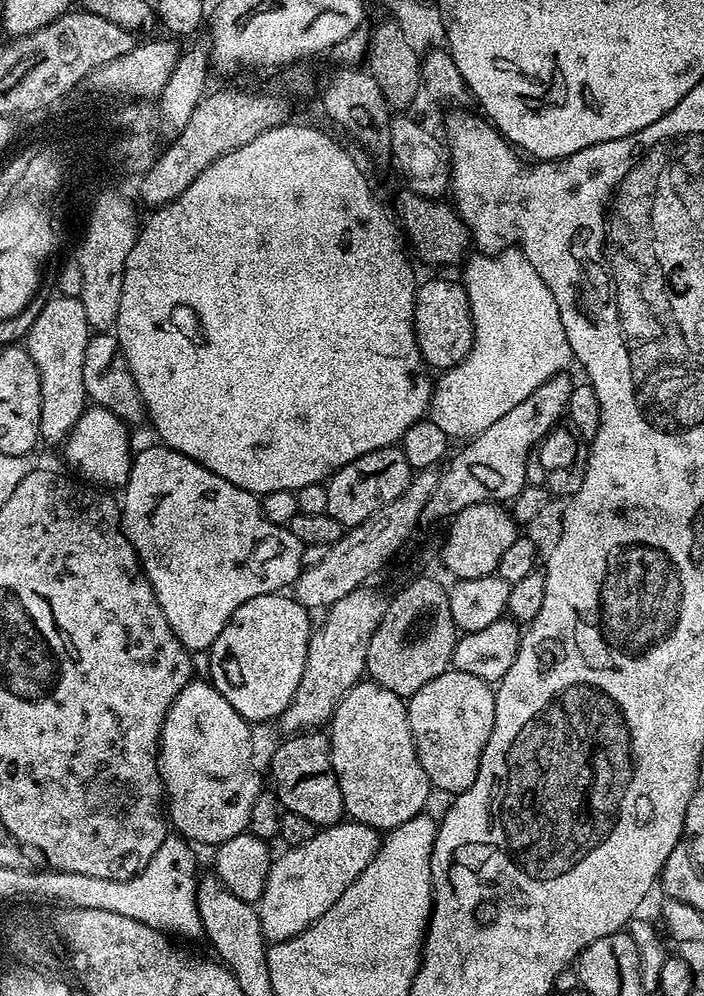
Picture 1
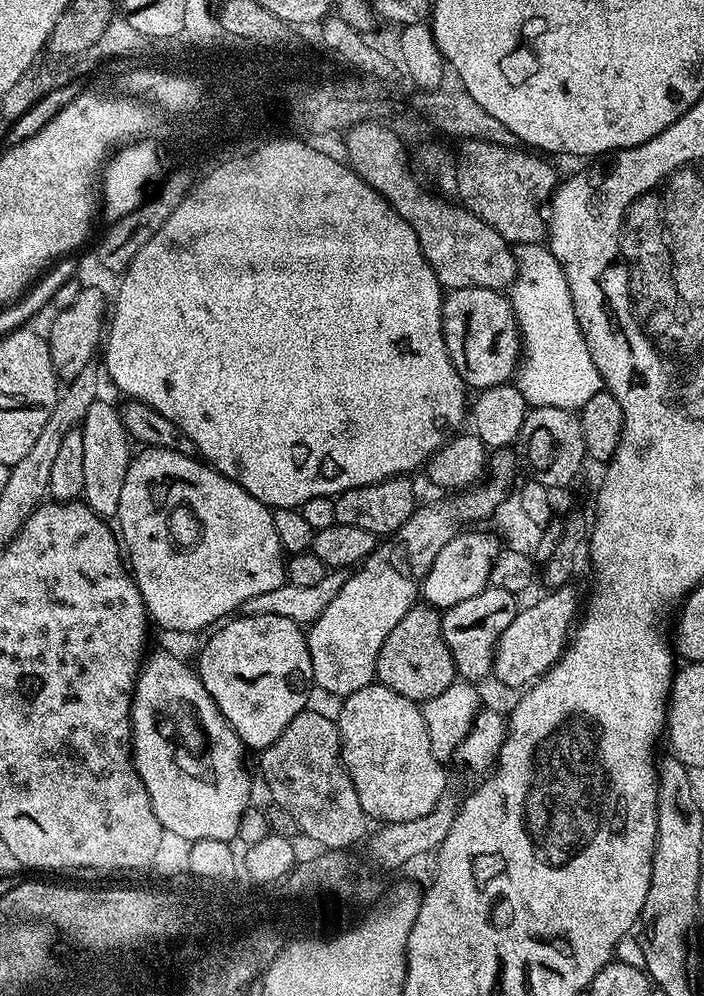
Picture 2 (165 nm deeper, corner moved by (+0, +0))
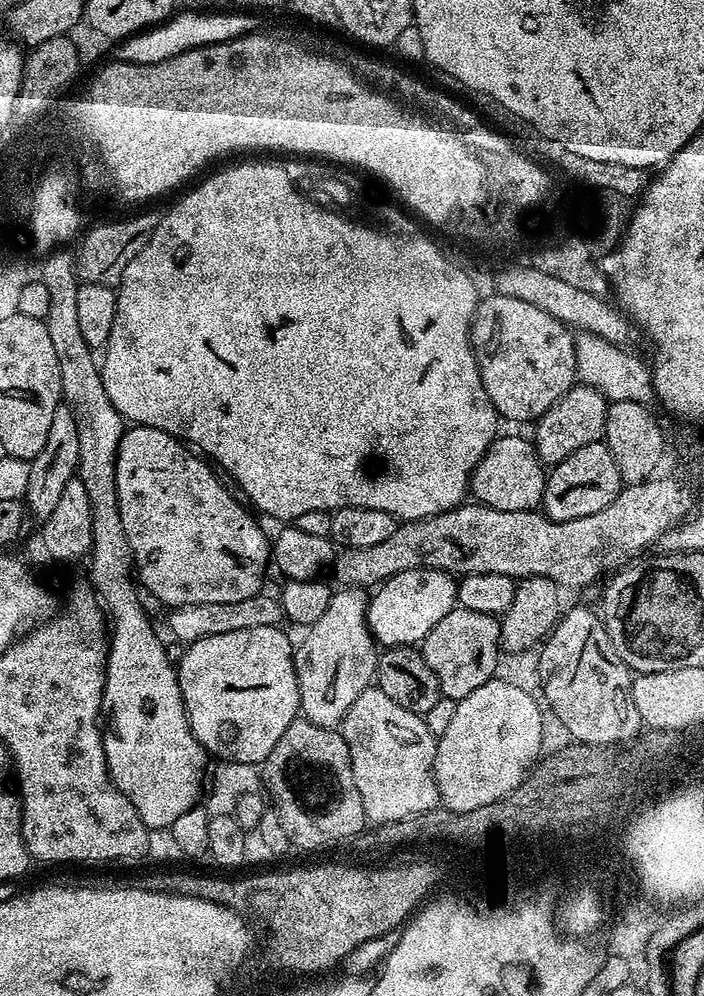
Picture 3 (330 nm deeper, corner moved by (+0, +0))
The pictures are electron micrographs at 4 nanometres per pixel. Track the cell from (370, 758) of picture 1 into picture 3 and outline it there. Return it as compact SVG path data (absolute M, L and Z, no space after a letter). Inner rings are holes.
M373 686L354 698L354 706L350 706L344 715L342 735L354 770L354 786L358 786L358 794L362 794L365 817L373 825L398 822L437 807L436 775L432 772L437 737L426 726L423 715L406 710L406 706L398 706L398 702L382 694L380 687Z

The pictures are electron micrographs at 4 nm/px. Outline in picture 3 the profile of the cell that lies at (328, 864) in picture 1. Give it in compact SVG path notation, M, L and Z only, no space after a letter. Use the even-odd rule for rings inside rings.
M495 678L487 680L473 694L456 701L450 726L436 741L433 774L436 775L438 800L450 811L475 810L486 803L510 794L523 782L528 771L536 764L540 753L543 711L536 705L537 697Z

